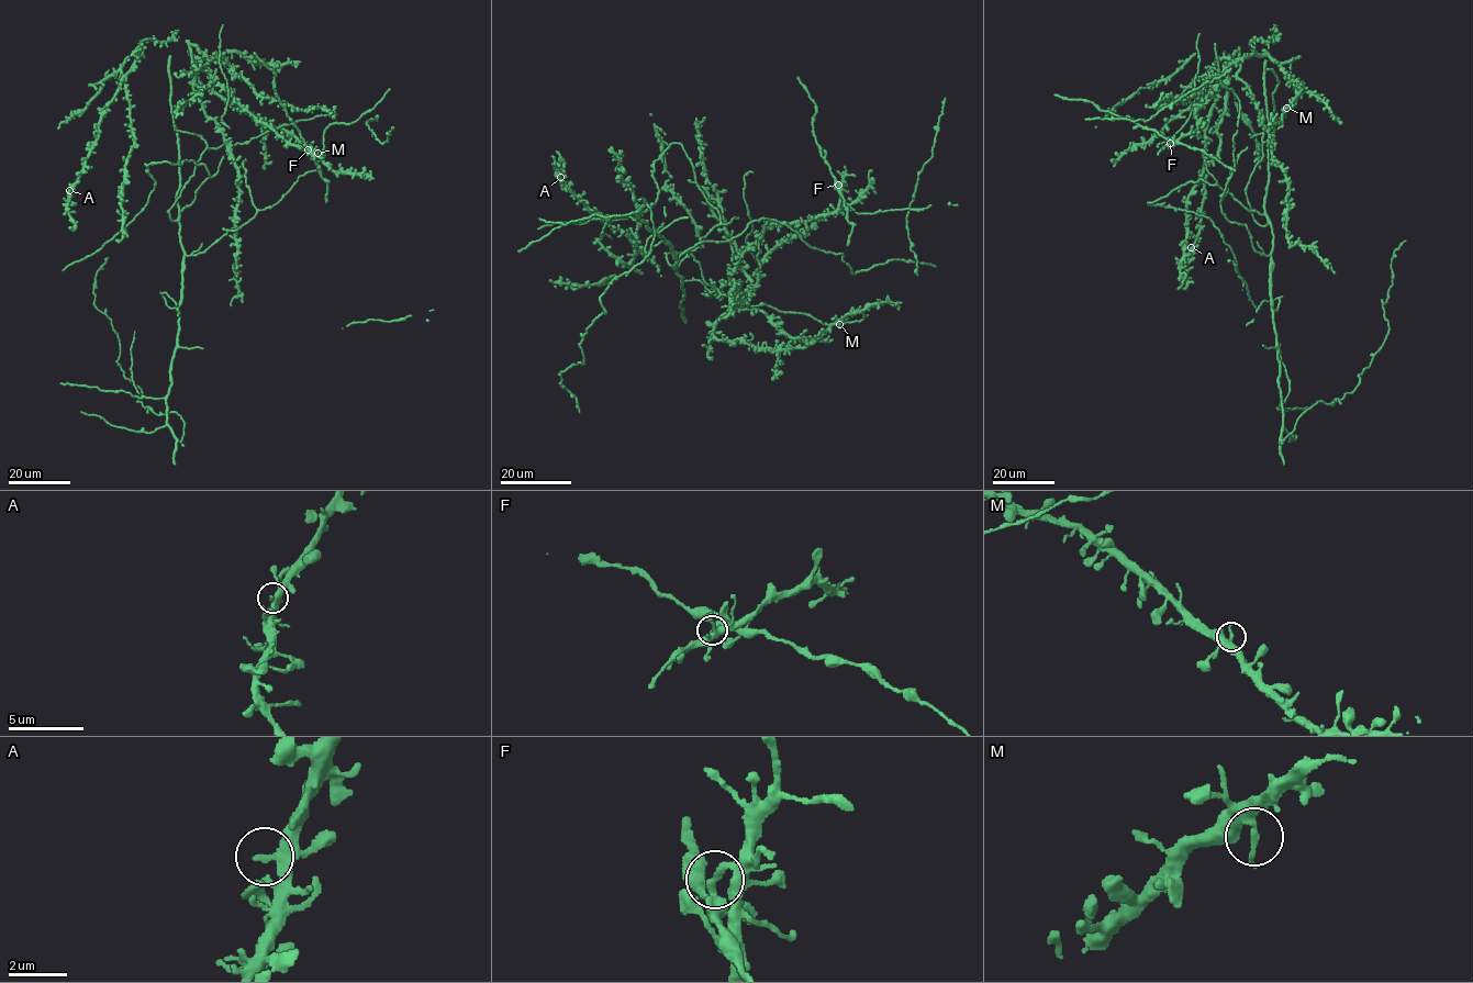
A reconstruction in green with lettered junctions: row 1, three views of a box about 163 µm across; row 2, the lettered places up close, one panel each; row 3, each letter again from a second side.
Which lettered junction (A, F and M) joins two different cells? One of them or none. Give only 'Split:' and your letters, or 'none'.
Split: F

